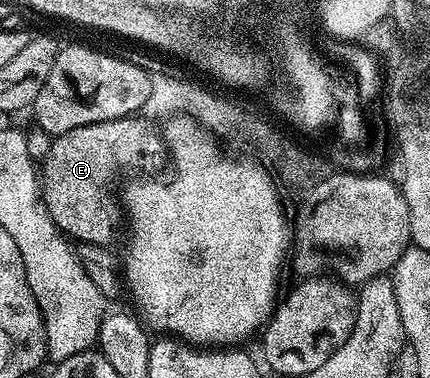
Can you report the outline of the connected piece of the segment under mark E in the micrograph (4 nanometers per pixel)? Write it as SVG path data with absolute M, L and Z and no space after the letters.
M133 114L120 120L78 126L55 137L51 143L38 176L44 209L65 237L76 242L107 245L112 236L112 220L104 209L104 191L116 168L127 164L136 168L163 156L165 159L166 147L159 129L143 115Z

